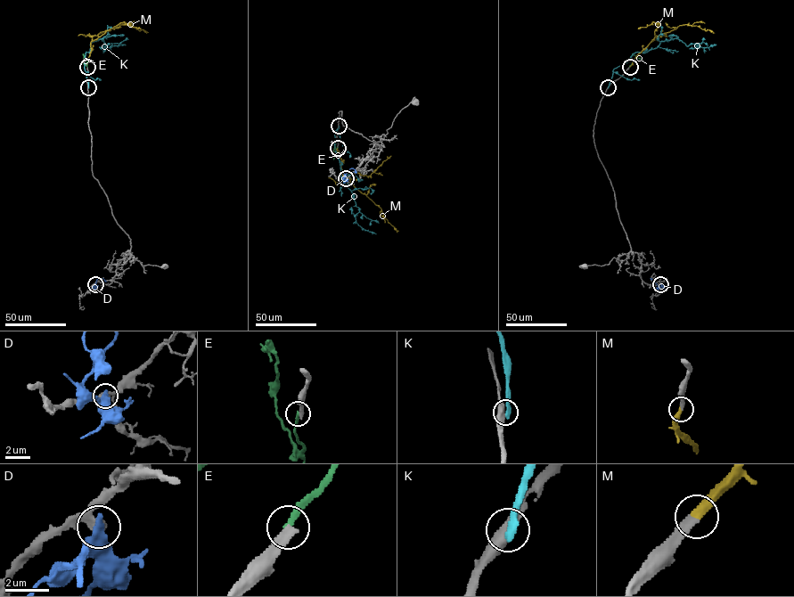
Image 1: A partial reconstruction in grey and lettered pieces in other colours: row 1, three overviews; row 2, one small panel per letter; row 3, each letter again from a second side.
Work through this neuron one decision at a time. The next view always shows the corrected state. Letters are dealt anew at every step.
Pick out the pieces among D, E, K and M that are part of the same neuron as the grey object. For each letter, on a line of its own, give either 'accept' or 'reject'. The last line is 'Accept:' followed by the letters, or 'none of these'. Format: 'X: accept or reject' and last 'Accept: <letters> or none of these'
D: reject
E: reject
K: reject
M: accept
Accept: M

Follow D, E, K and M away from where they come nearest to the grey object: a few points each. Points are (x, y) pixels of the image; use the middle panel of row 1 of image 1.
D: (346, 178), (343, 176), (348, 169), (353, 168), (355, 171), (353, 172)
E: (337, 147), (338, 151), (335, 145), (333, 159)
K: (339, 126), (334, 134), (335, 147), (340, 177), (359, 208), (355, 215), (356, 223), (376, 233)
M: (338, 148), (343, 175), (380, 208), (383, 216), (398, 231)

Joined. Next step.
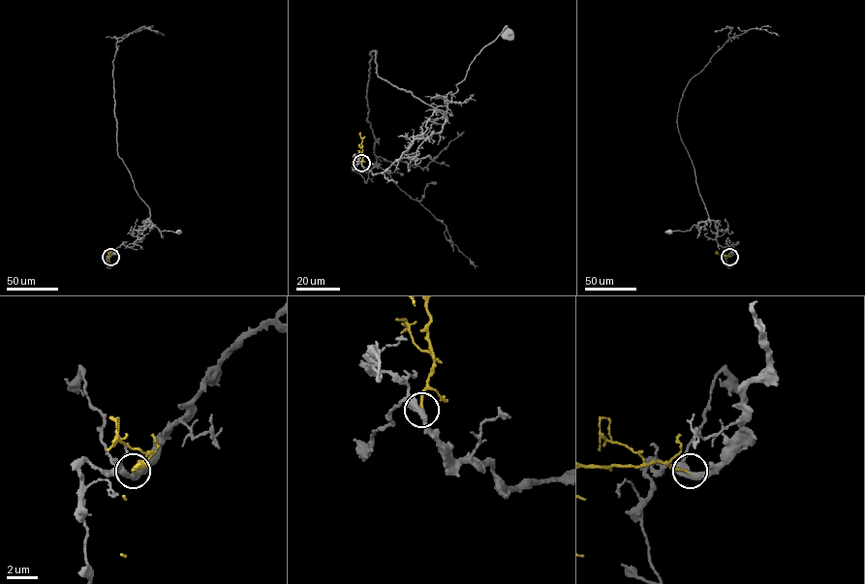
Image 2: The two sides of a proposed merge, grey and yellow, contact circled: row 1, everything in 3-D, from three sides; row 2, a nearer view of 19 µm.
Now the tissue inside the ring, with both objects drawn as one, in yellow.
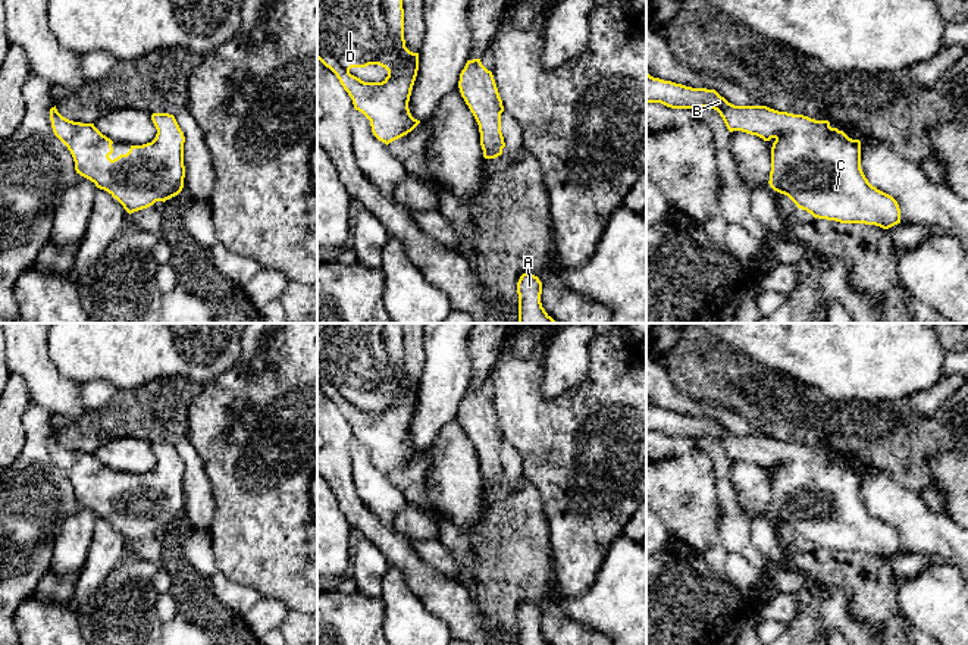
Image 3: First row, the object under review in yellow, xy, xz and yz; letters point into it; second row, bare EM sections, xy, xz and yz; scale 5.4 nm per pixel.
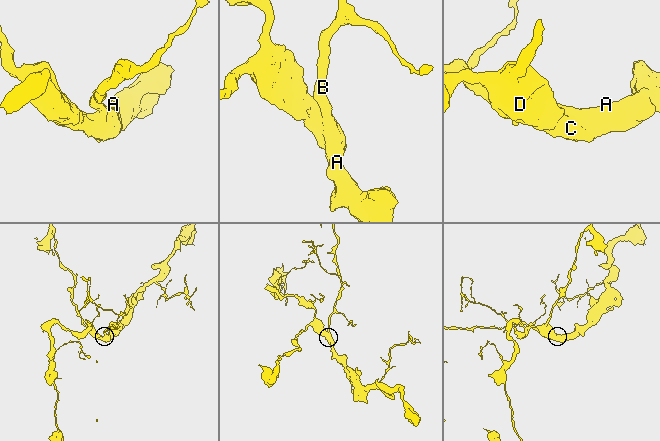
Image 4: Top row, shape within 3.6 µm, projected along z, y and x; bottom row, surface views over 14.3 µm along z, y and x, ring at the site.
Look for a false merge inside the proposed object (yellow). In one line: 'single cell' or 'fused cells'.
single cell

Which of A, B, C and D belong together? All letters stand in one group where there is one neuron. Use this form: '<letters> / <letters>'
A B C D

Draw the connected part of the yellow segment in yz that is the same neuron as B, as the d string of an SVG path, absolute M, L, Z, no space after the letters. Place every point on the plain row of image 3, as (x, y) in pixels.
M646 403L646 432L661 432L671 438L711 436L720 442L727 458L756 464L764 470L774 467L771 476L770 516L787 525L798 538L815 548L840 552L865 552L889 558L900 552L897 530L873 516L861 498L861 470L831 457L828 450L779 441L767 435L734 435L715 419L692 417Z

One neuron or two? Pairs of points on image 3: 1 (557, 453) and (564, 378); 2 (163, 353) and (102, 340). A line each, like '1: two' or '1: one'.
1: two
2: one

